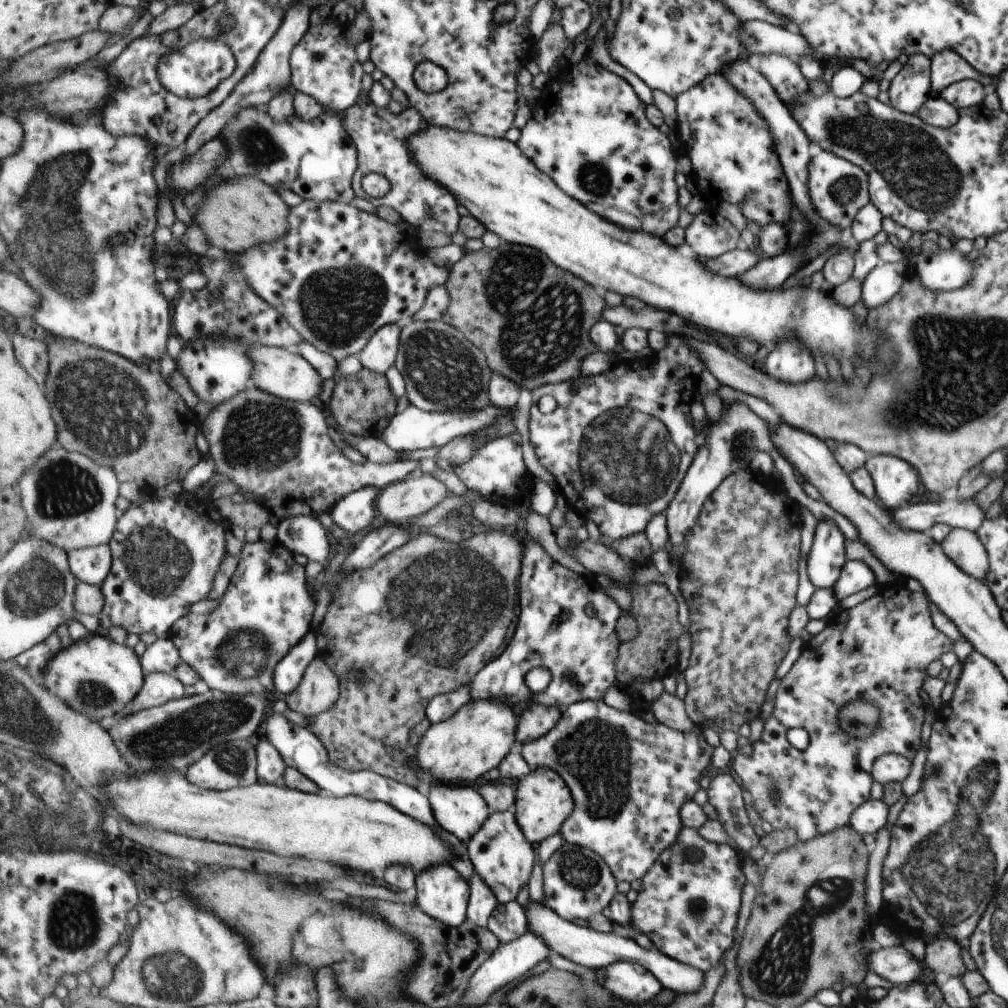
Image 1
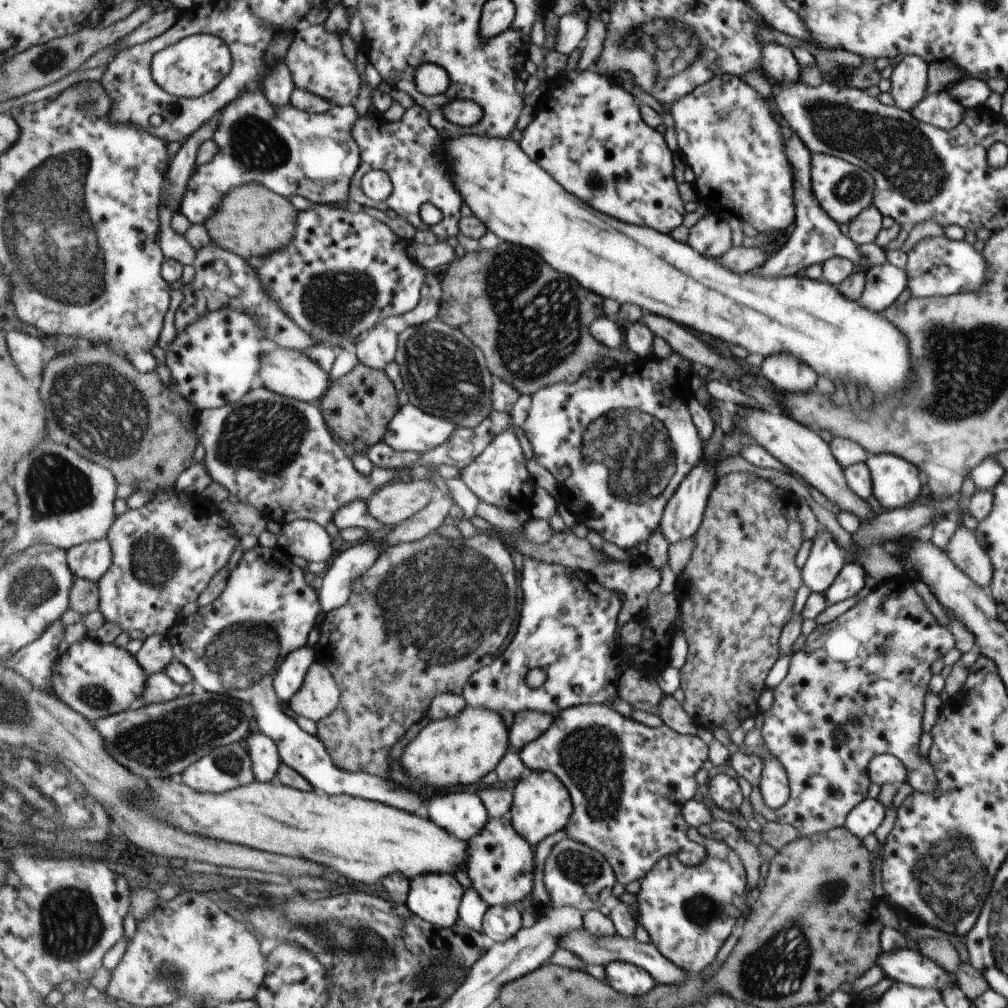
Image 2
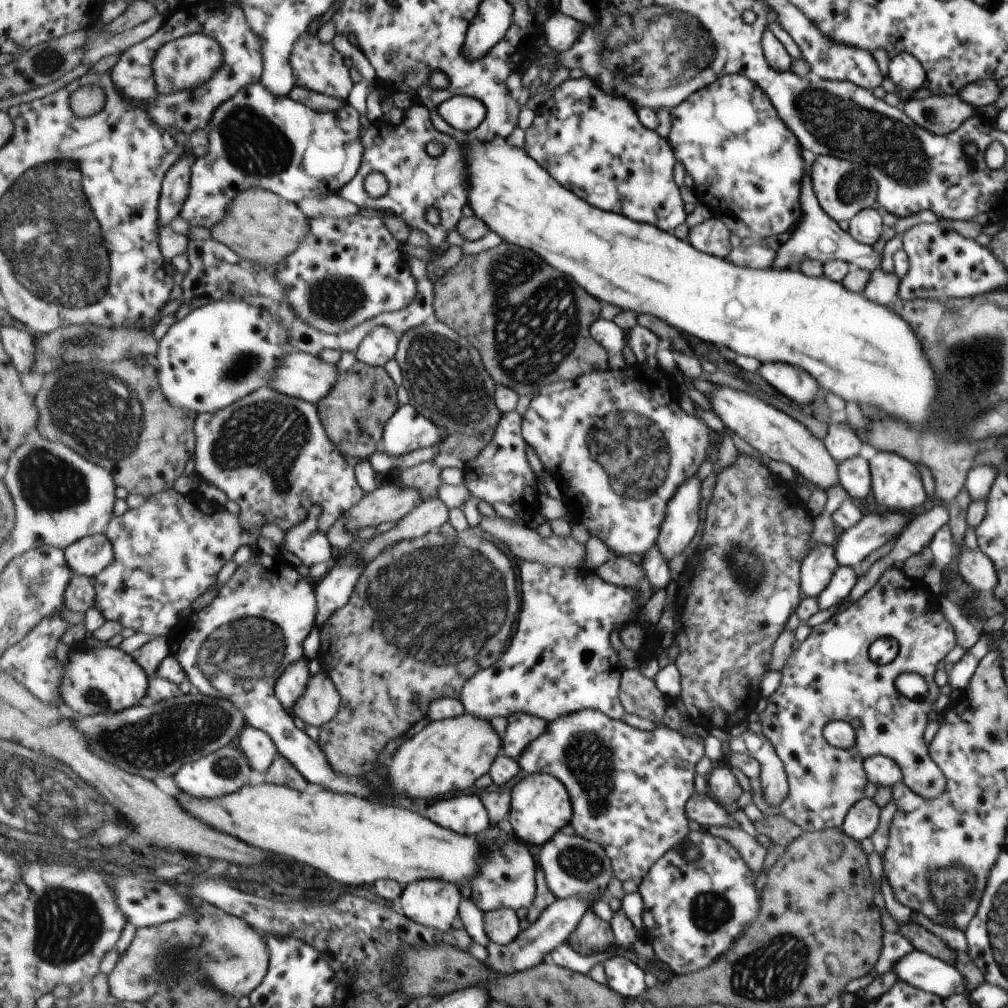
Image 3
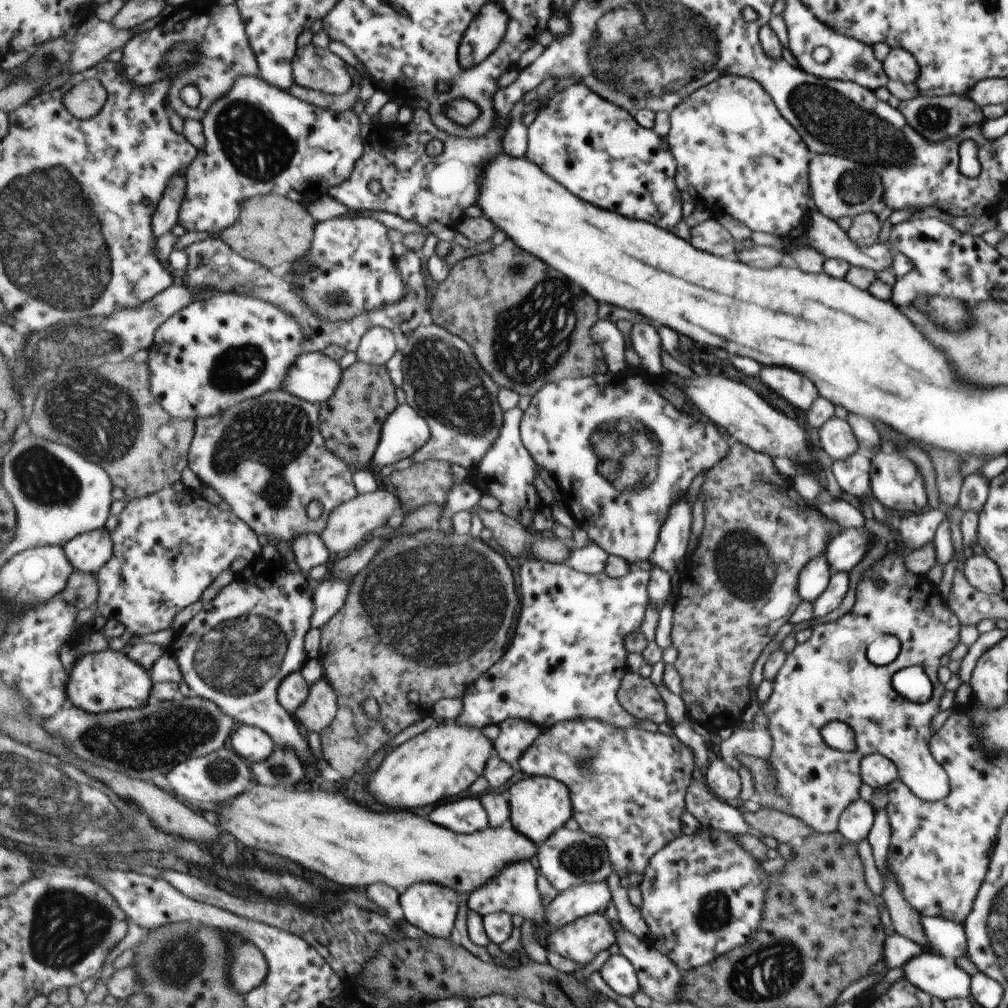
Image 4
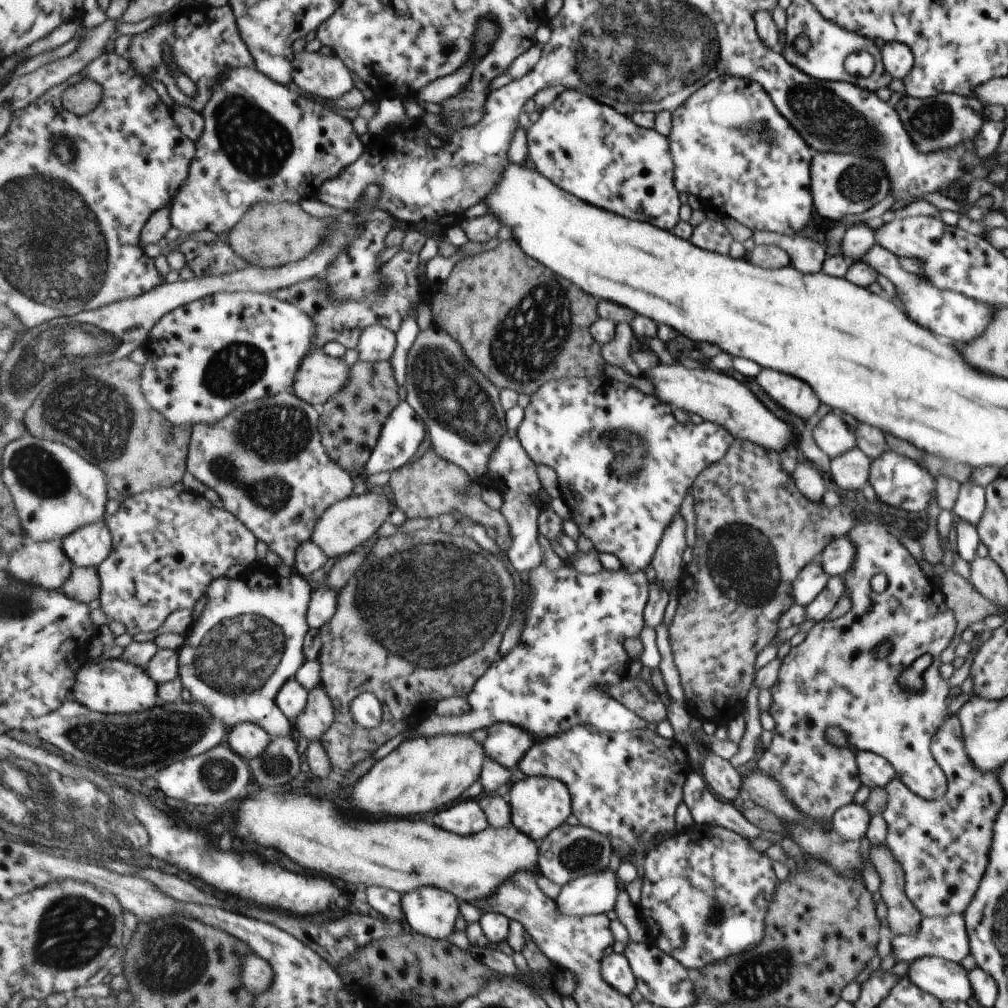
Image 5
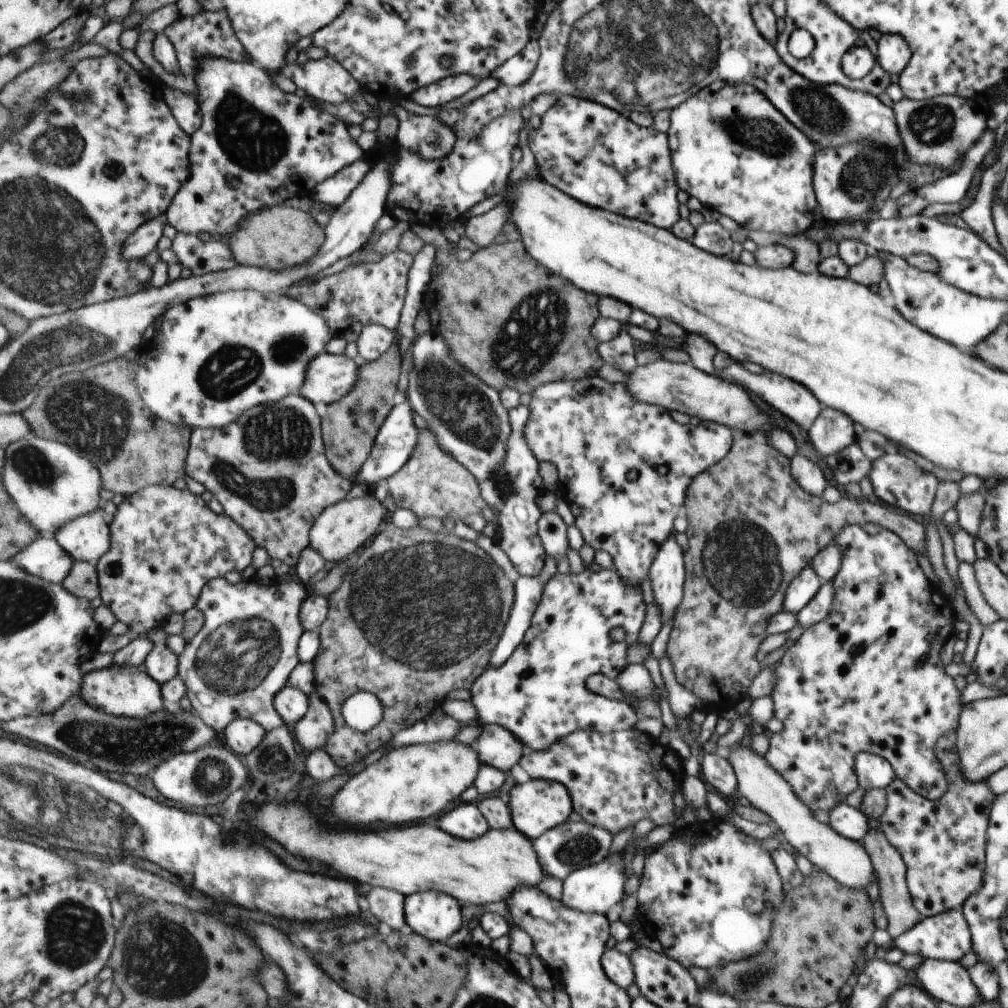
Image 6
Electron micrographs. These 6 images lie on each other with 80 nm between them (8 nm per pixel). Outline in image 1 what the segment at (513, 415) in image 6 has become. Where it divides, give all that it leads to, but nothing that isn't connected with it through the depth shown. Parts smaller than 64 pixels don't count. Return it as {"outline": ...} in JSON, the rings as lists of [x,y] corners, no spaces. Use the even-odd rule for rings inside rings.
{"outline":[[[499,437],[489,441],[479,447],[467,462],[452,466],[457,476],[465,482],[469,489],[479,491],[480,499],[489,500],[503,507],[514,508],[522,504],[521,500],[526,493],[530,499],[530,509],[522,516],[528,519],[530,512],[535,512],[533,510],[533,488],[535,488],[537,477],[527,472],[527,466],[523,460],[523,448],[515,444],[511,438]]]}

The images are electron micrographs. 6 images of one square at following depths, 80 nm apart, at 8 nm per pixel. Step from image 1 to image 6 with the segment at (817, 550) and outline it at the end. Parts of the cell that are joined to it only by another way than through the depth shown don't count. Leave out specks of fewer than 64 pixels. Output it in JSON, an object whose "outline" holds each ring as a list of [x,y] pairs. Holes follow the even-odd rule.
{"outline":[[[808,565],[787,584],[780,612],[796,614],[816,597],[818,591],[820,591],[819,577]]]}

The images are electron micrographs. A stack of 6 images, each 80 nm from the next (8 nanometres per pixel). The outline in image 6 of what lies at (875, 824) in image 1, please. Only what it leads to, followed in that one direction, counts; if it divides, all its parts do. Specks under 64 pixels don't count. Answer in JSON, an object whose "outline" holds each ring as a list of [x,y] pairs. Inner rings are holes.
{"outline":[[[841,802],[829,811],[828,826],[844,838],[859,841],[867,833],[868,820],[857,808]]]}

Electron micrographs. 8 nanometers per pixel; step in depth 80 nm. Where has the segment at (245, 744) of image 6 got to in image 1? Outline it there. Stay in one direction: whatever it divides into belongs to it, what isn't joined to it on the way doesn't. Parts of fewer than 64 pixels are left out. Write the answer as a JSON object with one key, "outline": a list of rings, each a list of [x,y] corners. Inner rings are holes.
{"outline":[[[267,738],[256,740],[258,776],[263,784],[282,783],[288,764]]]}

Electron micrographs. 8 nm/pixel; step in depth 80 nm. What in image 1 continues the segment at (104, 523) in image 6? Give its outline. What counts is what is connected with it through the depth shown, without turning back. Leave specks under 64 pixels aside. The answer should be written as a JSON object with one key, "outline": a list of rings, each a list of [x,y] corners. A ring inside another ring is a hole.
{"outline":[[[99,545],[68,552],[73,574],[79,582],[103,586],[112,572],[113,557],[111,545]]]}

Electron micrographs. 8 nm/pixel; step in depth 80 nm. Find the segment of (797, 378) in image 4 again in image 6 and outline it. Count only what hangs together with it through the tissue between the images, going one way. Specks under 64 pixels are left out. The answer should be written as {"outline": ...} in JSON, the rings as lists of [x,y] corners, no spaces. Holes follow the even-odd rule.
{"outline":[[[731,364],[731,366],[725,368],[723,372],[716,372],[716,375],[717,378],[721,378],[721,380],[725,382],[736,383],[737,386],[741,384],[741,388],[743,388],[746,393],[754,394],[761,398],[761,400],[769,404],[775,411],[780,412],[781,415],[794,422],[803,433],[811,427],[813,420],[815,420],[817,414],[821,411],[820,403],[807,388],[804,388],[801,384],[797,384],[797,382],[793,382],[793,380],[789,380],[789,378],[783,378],[783,376],[779,376],[779,374],[773,374],[773,372],[747,374],[747,370],[741,368],[739,364]]]}

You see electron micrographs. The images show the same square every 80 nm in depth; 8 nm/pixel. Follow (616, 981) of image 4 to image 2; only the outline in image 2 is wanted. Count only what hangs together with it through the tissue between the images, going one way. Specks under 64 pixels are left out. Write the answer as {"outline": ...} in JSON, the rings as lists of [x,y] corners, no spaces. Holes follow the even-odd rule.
{"outline":[[[615,961],[605,967],[605,982],[630,997],[647,995],[653,988],[651,977],[645,969],[625,961]]]}

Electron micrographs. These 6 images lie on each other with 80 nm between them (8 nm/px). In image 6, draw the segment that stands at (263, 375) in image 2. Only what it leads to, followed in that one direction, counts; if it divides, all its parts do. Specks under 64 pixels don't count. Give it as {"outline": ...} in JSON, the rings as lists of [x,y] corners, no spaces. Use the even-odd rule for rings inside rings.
{"outline":[[[328,351],[317,356],[307,371],[307,380],[300,390],[313,403],[333,404],[355,390],[362,362],[349,356],[330,354]]]}

